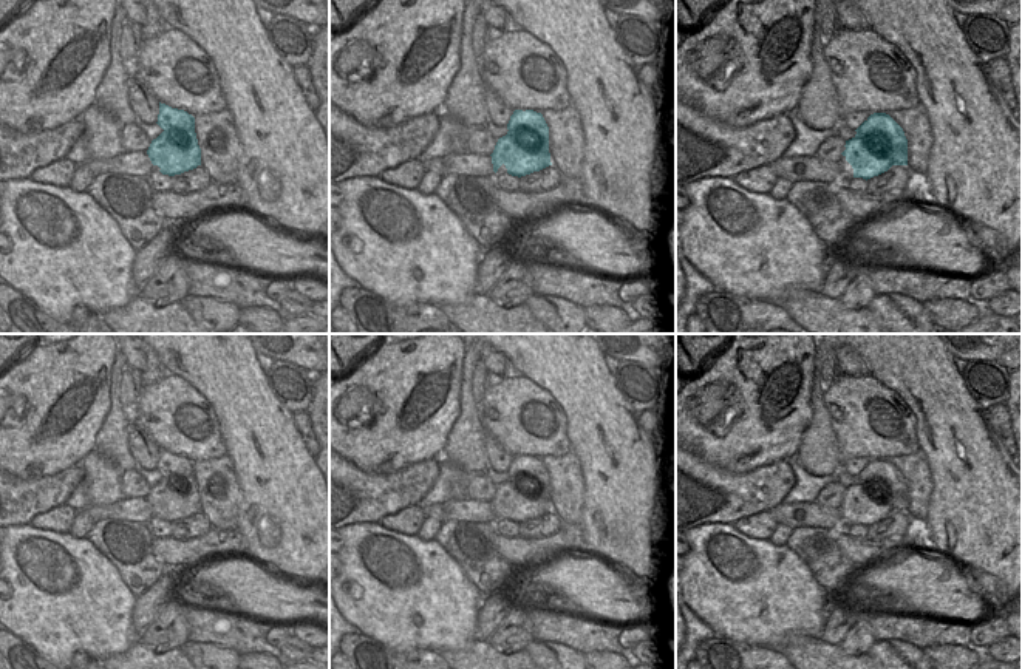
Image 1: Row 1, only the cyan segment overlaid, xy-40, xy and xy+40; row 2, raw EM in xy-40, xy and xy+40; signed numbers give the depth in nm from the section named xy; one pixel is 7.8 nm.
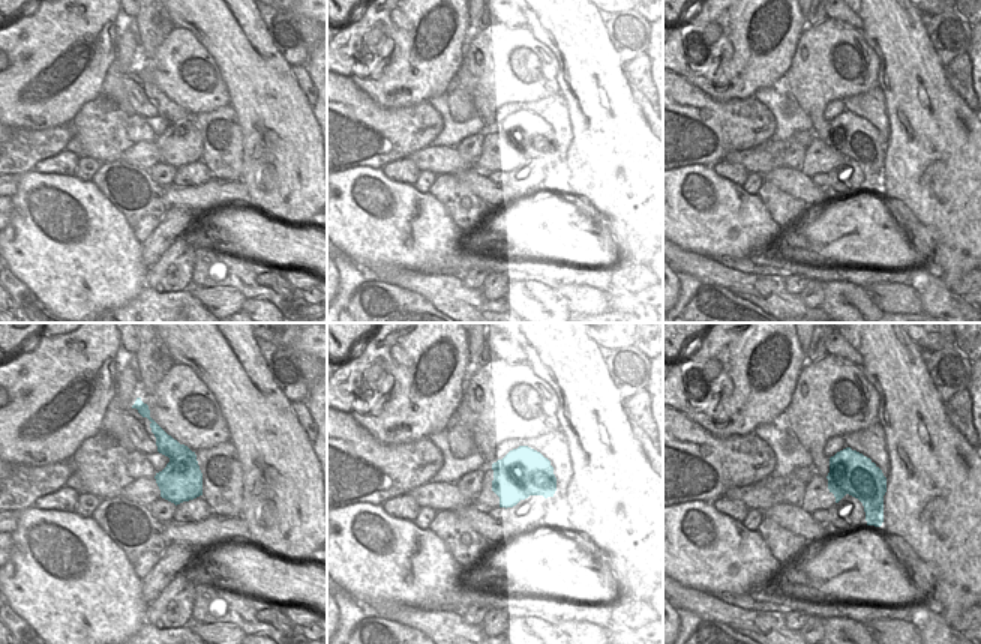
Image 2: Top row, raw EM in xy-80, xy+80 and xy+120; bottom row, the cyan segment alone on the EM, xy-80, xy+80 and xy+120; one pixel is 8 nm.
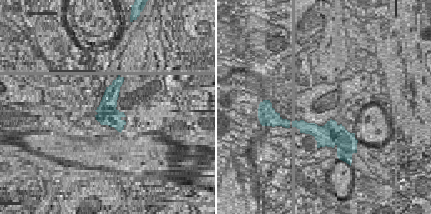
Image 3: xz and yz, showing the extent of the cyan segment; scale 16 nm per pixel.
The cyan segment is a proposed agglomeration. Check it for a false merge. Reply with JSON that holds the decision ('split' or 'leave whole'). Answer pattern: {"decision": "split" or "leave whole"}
{"decision": "split"}

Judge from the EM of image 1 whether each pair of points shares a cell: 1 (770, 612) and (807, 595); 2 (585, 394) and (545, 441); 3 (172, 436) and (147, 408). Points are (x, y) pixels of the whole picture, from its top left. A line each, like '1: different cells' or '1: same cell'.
1: same cell
2: different cells
3: same cell

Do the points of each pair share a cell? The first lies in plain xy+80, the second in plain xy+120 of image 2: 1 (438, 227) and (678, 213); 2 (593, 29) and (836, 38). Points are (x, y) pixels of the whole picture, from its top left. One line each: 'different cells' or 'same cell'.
1: same cell
2: different cells

